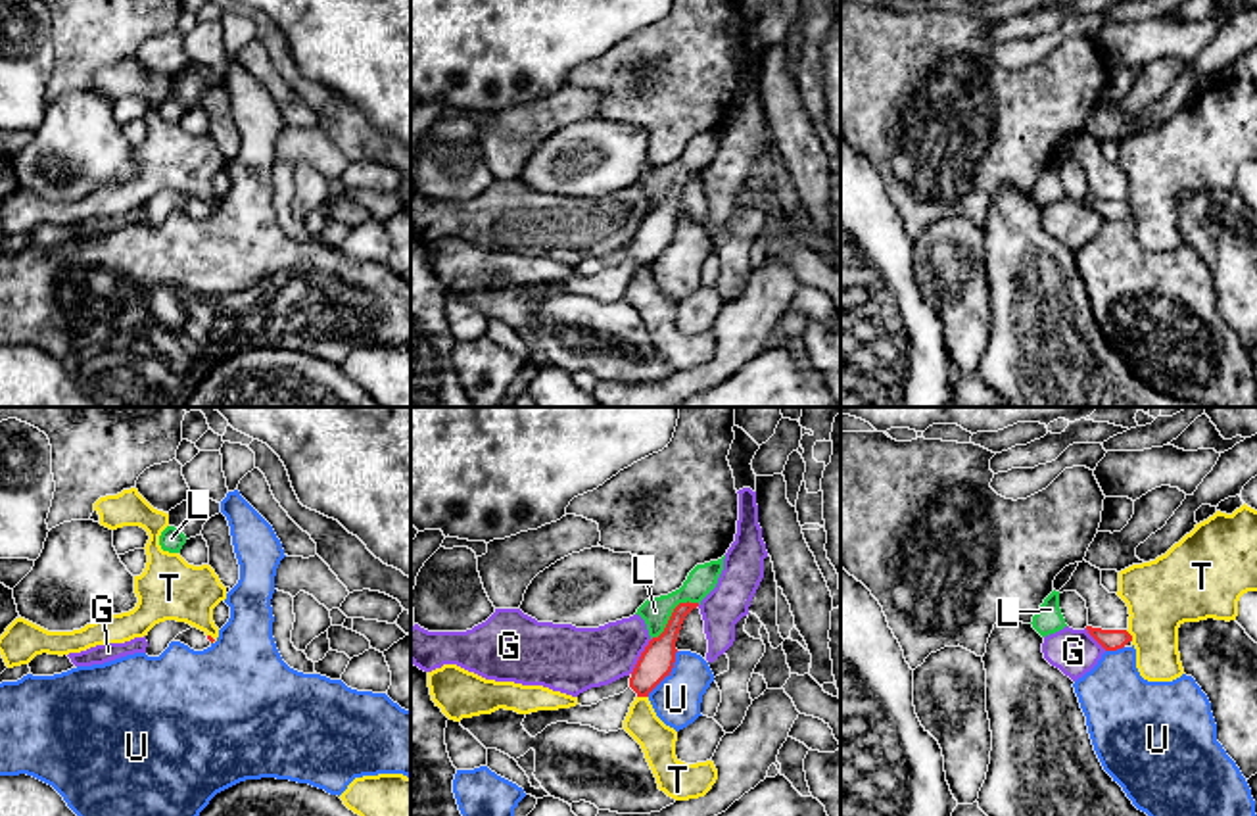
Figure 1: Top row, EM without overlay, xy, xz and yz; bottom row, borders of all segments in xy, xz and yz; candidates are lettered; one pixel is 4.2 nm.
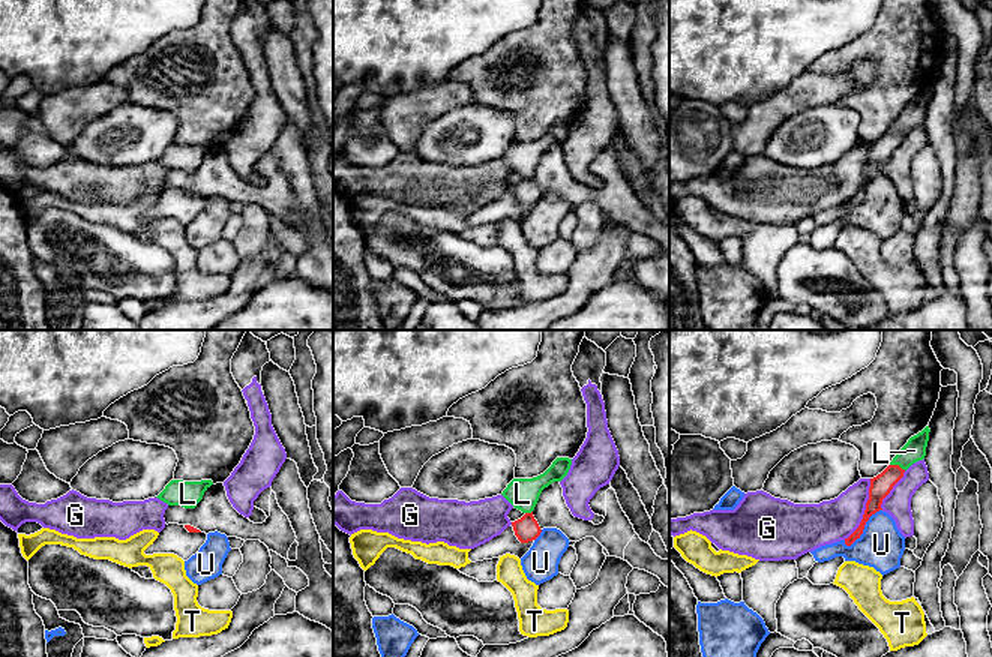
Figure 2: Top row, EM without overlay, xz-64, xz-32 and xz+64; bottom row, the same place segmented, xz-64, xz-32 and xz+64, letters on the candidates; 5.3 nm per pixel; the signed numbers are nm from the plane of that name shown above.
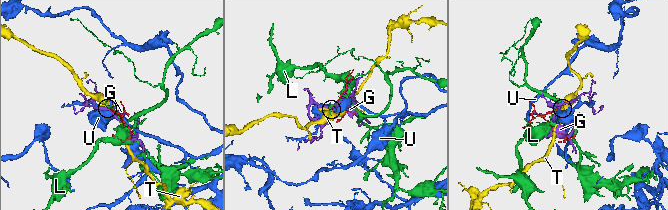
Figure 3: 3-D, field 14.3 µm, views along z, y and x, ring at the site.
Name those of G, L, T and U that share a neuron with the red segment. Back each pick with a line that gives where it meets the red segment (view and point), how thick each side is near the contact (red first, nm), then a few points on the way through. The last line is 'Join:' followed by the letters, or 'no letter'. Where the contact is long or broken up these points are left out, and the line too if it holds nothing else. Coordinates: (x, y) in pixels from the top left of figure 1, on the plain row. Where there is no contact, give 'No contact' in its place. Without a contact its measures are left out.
Join: no letter

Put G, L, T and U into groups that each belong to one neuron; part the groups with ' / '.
G / L / T / U

